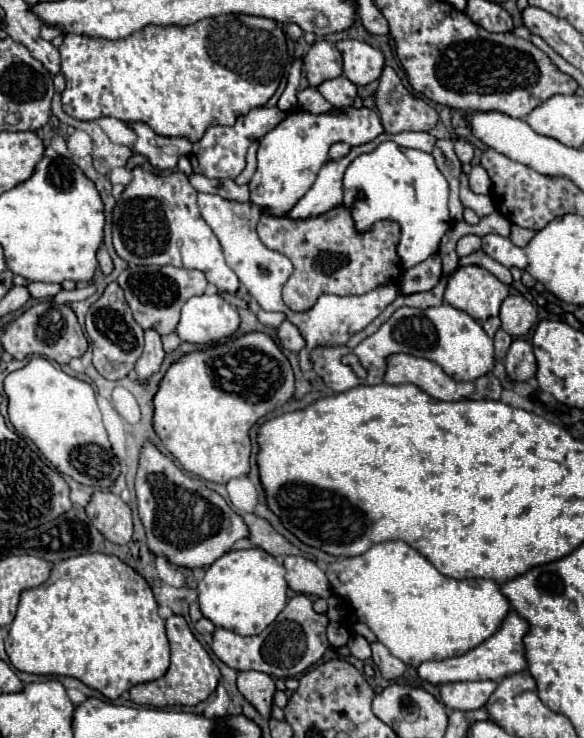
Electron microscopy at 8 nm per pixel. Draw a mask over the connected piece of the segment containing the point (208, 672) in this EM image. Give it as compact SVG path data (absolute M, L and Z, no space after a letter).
M170 616L166 620L166 634L168 634L170 650L172 650L172 664L170 664L168 672L158 680L132 686L130 700L140 706L156 706L156 708L194 706L194 704L206 700L216 690L216 684L220 680L220 670L212 662L210 654L196 640L188 622L184 620L184 616Z

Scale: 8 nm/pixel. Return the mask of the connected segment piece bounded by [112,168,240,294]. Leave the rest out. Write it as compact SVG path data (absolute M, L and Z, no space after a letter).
M142 168L132 170L132 182L126 186L112 216L112 236L116 254L128 264L136 266L178 266L200 270L206 280L218 286L220 292L236 294L240 288L238 276L228 268L222 246L210 226L204 222L188 176L172 172L168 176L152 174Z

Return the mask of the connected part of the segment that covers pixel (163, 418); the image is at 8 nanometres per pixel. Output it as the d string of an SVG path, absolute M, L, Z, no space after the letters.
M250 332L208 350L192 352L168 368L154 396L154 430L186 472L208 482L226 484L250 472L250 428L266 414L284 406L292 396L294 374L288 358L270 336Z

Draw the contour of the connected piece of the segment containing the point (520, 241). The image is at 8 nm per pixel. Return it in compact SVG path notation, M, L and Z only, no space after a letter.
M512 224L512 234L510 234L510 240L516 244L516 246L526 246L532 238L534 238L534 230L528 230L528 228L520 228L520 226L514 226Z

